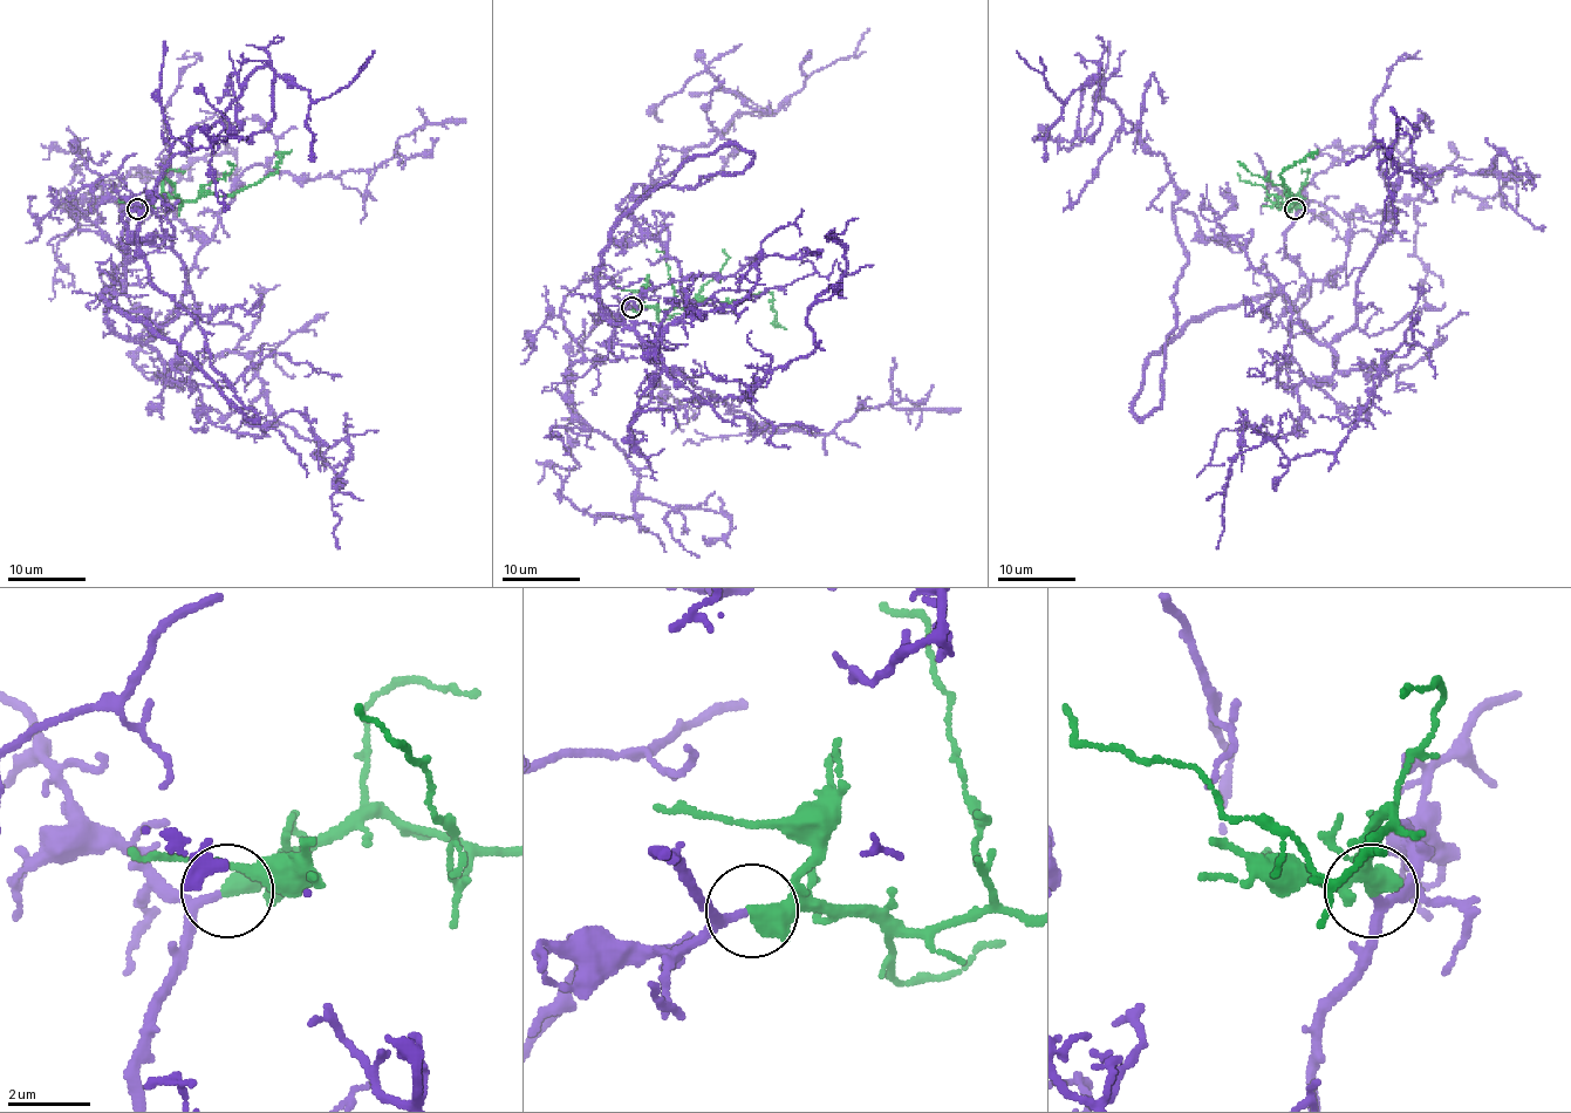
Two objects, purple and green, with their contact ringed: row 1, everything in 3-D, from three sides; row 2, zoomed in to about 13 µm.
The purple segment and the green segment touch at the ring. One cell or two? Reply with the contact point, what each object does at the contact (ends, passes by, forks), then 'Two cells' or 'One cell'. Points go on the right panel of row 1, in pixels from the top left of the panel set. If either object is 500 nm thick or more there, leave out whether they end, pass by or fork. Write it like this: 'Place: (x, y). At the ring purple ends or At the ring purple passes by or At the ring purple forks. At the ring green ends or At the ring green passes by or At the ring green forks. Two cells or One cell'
Place: (1295, 209). One cell

